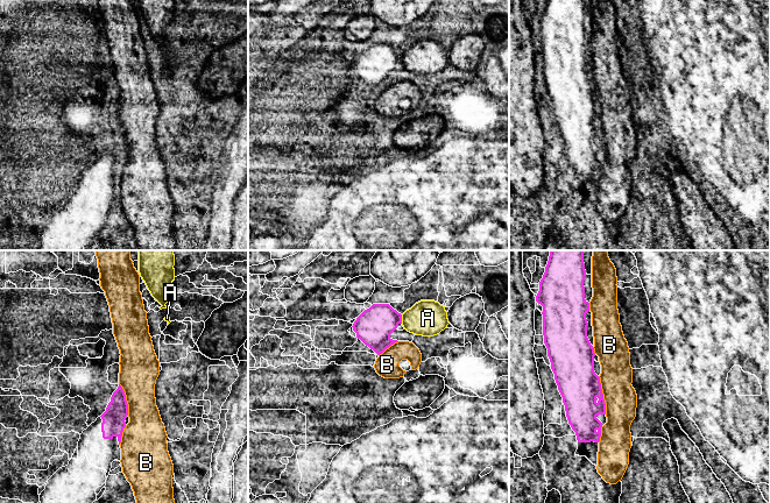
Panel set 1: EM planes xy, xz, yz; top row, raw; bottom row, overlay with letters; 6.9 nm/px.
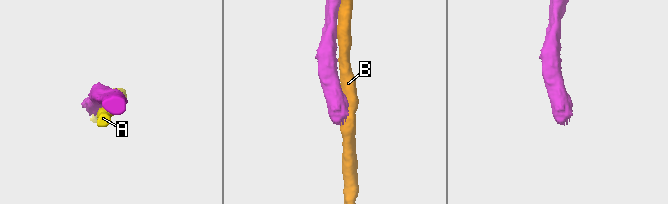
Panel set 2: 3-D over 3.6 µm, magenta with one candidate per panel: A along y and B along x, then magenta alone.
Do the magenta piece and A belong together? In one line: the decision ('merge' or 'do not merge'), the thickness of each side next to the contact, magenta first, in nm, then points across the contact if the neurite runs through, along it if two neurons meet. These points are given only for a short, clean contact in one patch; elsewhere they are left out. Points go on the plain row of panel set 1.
do not merge; calibres 260 and 260 nm

